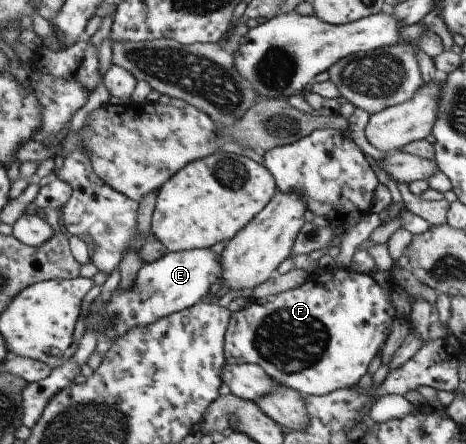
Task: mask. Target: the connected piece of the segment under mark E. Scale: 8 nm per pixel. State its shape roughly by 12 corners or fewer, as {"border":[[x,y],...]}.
{"border":[[168,252],[119,287],[86,329],[113,344],[196,305],[222,257]]}

